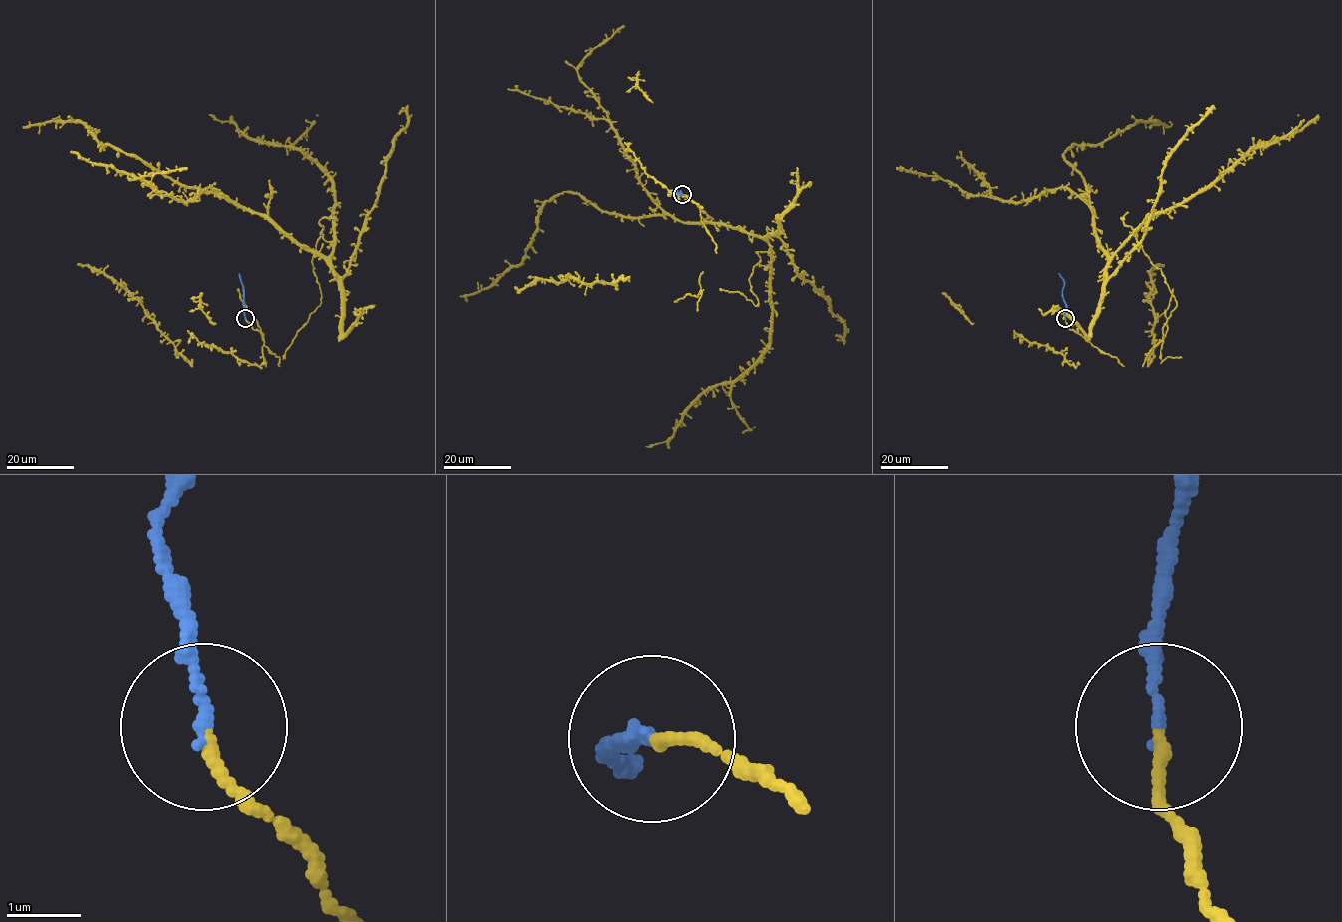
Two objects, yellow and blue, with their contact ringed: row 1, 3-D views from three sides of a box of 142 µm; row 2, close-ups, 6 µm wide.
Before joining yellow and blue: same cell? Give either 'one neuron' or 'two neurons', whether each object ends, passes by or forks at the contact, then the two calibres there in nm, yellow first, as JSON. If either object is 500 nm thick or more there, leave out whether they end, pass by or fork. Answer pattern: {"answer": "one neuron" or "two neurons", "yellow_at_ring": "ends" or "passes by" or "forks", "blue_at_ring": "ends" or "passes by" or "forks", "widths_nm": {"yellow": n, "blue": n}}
{"answer": "one neuron", "yellow_at_ring": "ends", "blue_at_ring": "ends", "widths_nm": {"yellow": 140, "blue": 140}}

